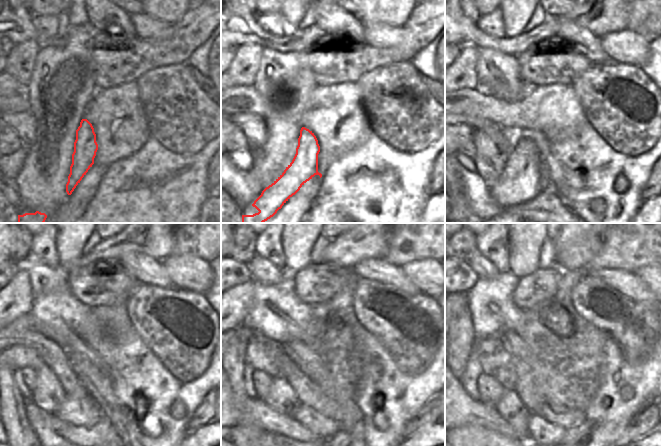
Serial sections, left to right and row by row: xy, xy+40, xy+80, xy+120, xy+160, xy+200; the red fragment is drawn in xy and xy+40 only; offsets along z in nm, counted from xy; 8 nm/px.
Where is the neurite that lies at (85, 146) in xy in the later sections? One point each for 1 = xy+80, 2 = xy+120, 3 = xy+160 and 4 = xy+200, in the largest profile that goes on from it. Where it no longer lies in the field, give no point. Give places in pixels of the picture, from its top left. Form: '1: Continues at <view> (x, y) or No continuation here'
1: Continues at xy+80 (525, 175)
2: Continues at xy+120 (78, 409)
3: Continues at xy+160 (321, 426)
4: Continues at xy+200 (537, 426).

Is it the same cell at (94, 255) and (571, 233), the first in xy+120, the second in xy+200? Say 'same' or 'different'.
different

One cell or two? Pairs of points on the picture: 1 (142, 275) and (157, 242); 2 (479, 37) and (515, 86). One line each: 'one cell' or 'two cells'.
1: two cells
2: two cells

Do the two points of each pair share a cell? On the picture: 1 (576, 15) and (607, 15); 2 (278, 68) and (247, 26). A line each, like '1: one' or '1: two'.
1: one
2: two

